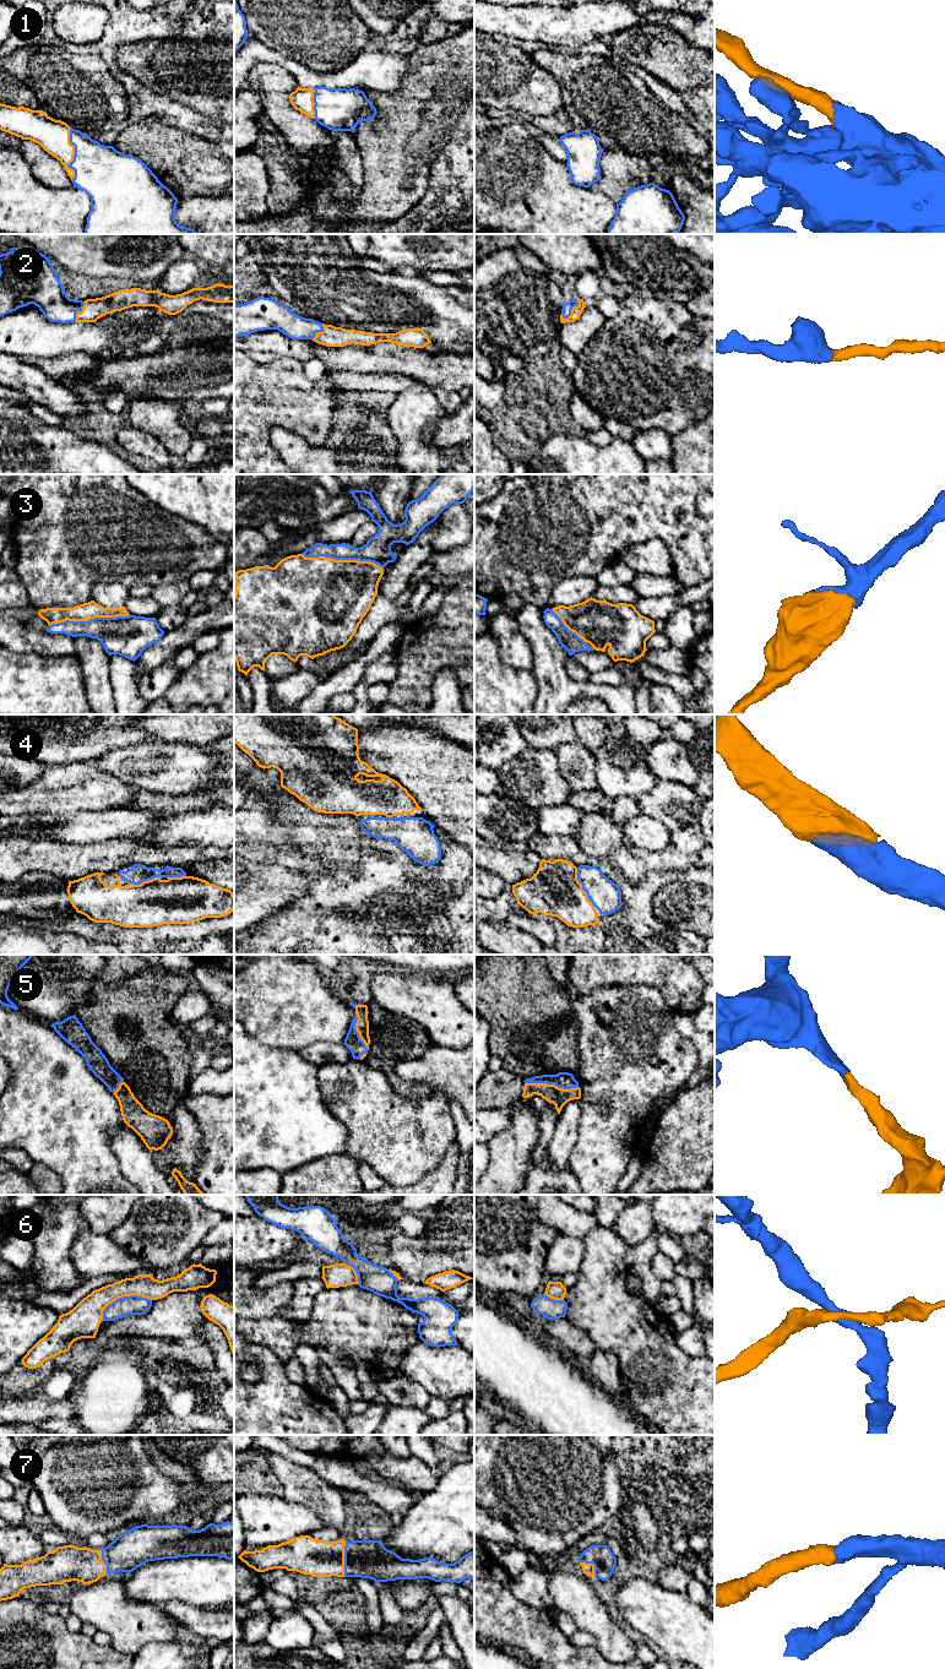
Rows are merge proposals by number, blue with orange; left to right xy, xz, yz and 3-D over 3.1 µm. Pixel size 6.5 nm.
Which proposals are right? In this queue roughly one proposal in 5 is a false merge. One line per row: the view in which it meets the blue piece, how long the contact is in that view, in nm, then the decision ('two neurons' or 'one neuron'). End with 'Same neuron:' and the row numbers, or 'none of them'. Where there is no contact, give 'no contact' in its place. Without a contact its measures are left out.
1: meets blue in xy; contact 360 nm long; one neuron
2: meets blue in yz; contact 160 nm long; one neuron
3: meets blue in xz; contact 550 nm long; one neuron
4: meets blue in xy; contact 220 nm long; one neuron
5: meets blue in yz; contact 360 nm long; one neuron
6: meets blue in xy; contact 360 nm long; two neurons
7: meets blue in xz; contact 240 nm long; one neuron
Same neuron: 1, 2, 3, 4, 5, 7

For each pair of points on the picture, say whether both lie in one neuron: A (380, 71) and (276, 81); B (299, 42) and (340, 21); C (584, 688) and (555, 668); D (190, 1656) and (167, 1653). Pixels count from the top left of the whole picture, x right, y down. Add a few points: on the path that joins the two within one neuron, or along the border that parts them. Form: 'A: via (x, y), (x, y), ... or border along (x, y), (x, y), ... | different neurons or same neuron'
A: border along (271, 63), (287, 69), (299, 86) | different neurons
B: via (309, 32), (313, 28), (330, 28) | same neuron
C: via (576, 688), (571, 688), (559, 675) | same neuron
D: via (184, 1656), (173, 1656) | same neuron

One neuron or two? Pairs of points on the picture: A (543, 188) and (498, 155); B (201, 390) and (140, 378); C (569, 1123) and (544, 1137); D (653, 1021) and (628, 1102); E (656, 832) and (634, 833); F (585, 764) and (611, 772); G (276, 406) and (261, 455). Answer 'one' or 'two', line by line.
A: one
B: one
C: two
D: one
E: one
F: two
G: one

